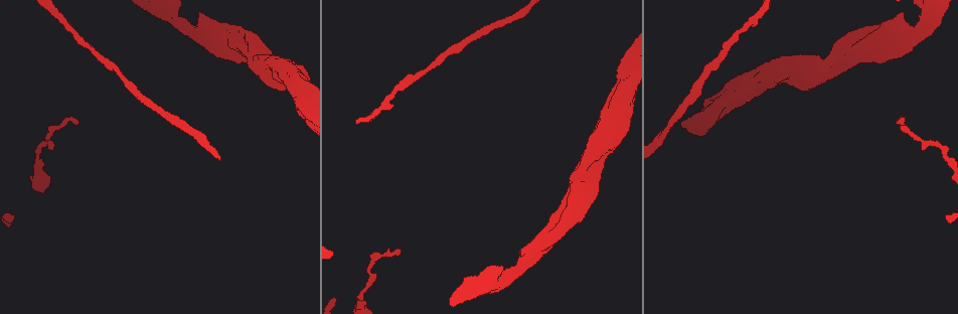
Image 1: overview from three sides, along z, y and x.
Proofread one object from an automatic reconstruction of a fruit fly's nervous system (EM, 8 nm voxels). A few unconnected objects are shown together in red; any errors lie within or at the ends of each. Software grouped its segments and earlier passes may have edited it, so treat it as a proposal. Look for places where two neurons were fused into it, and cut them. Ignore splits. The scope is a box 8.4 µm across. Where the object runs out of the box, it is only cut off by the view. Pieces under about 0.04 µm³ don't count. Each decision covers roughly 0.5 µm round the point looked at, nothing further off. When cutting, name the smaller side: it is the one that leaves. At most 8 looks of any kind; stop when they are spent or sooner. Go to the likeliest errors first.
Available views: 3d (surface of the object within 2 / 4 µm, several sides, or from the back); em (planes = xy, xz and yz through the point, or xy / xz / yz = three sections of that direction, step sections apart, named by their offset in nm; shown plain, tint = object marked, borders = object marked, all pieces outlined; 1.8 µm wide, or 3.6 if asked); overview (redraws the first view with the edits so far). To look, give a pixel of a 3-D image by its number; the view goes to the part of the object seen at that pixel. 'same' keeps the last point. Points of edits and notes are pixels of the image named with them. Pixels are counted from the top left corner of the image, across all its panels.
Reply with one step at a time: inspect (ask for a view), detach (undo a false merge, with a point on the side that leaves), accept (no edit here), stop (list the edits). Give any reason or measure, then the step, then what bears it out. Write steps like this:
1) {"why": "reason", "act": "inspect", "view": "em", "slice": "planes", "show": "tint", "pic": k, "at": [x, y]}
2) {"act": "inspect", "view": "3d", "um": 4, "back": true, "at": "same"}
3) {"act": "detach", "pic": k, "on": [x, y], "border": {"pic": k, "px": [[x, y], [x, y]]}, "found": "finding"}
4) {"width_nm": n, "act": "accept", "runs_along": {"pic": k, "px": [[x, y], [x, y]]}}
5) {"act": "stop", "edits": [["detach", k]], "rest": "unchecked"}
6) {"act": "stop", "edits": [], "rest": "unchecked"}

{"act": "inspect", "view": "em", "slice": "planes", "show": "borders", "pic": 1, "at": [933, 14]}

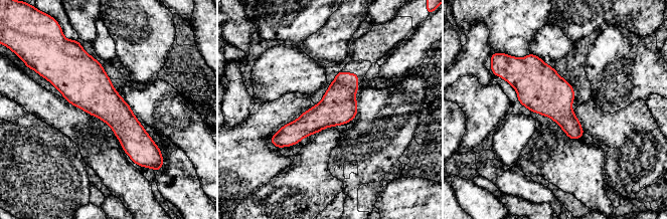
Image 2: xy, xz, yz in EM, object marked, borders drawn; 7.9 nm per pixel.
{"act": "accept", "runs_along": {"pic": 2, "px": [[355, 76], [311, 122], [279, 141]]}, "found": "one neuron here"}

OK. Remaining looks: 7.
{"why": "sudden change in width", "act": "inspect", "view": "em", "slice": "planes", "show": "tint", "pic": 1, "at": [226, 36]}

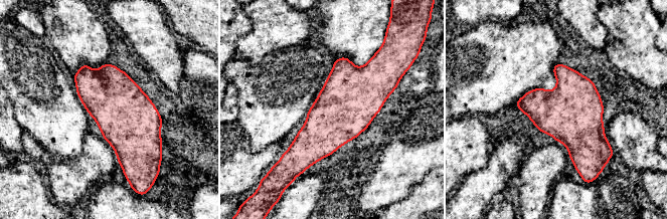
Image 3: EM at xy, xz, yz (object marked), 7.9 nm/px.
{"act": "accept", "found": "continuous, no second neuron"}

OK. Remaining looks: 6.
{"why": "a fork", "act": "inspect", "view": "em", "um": 3.6, "slice": "planes", "show": "tint", "pic": 1, "at": [602, 142]}

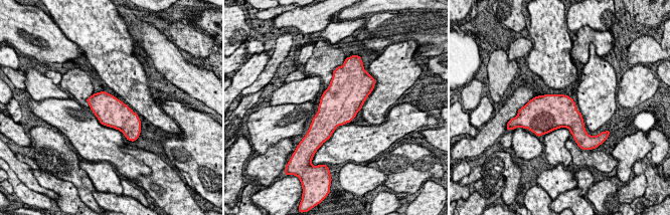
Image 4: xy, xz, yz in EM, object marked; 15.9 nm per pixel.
{"act": "accept", "found": "all the same neuron"}

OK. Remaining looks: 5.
{"act": "stop", "edits": [], "rest": "unchecked"}

